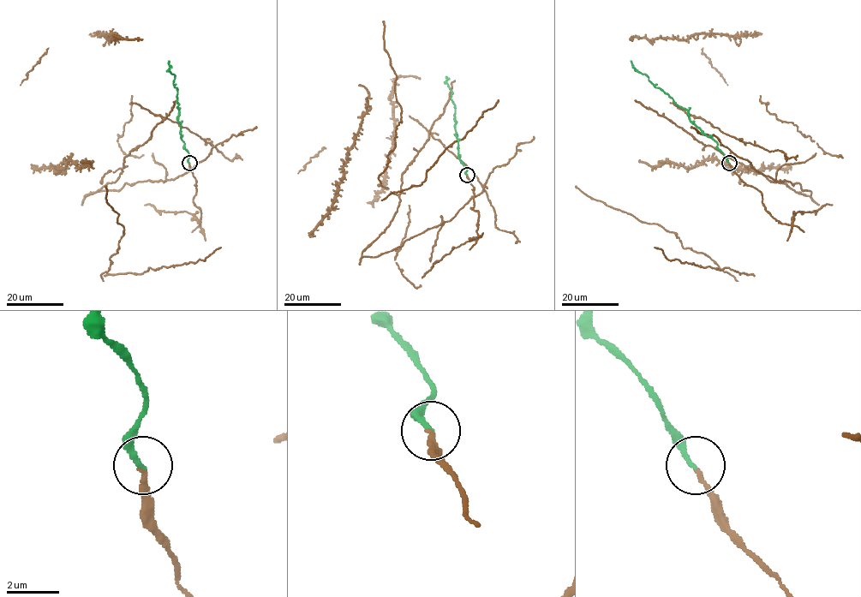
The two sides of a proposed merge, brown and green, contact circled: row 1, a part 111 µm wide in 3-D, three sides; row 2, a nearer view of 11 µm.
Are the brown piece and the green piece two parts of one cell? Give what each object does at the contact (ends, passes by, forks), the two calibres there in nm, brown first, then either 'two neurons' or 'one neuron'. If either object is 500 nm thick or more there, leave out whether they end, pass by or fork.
brown ends | green ends | 200/180 nm | one neuron

